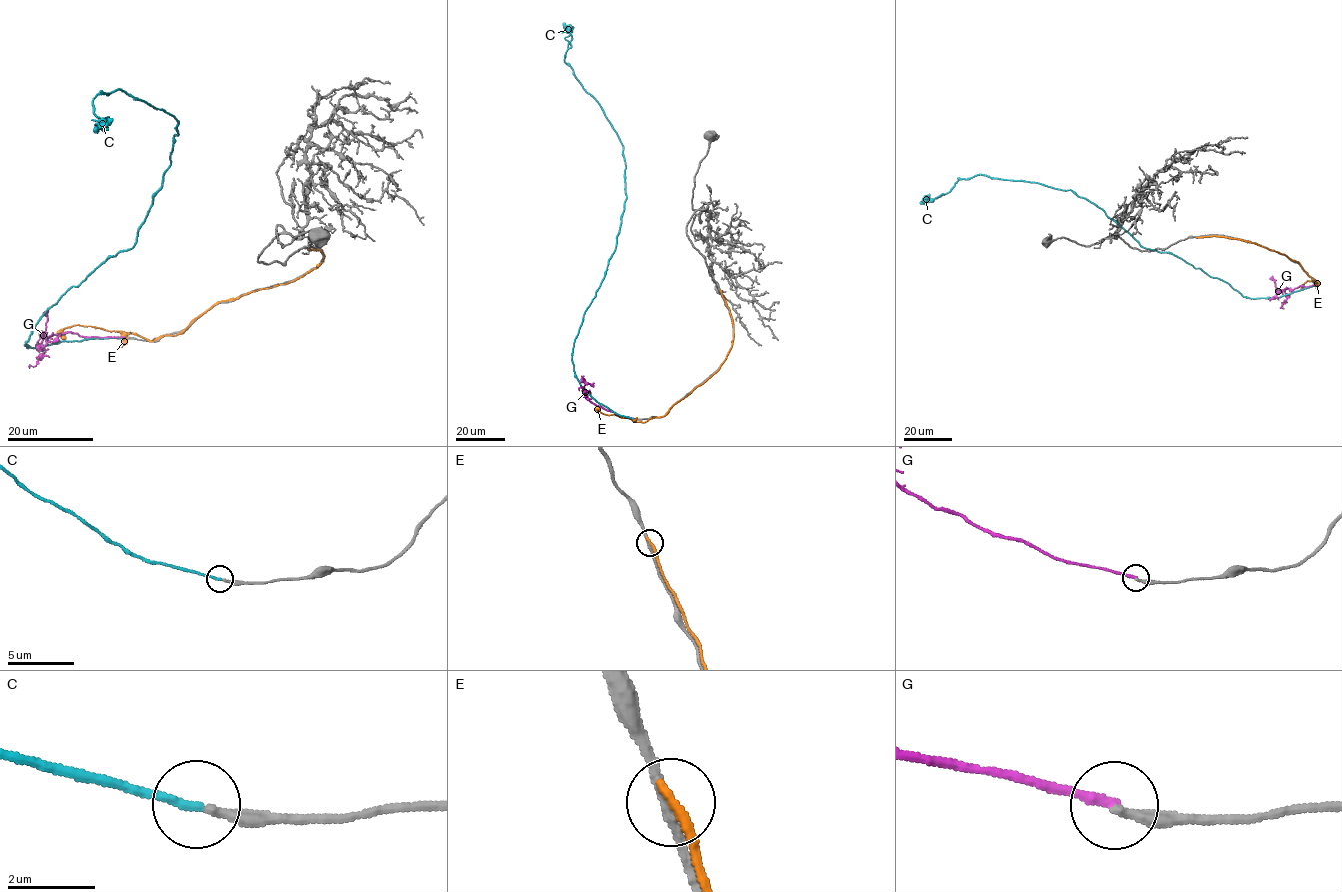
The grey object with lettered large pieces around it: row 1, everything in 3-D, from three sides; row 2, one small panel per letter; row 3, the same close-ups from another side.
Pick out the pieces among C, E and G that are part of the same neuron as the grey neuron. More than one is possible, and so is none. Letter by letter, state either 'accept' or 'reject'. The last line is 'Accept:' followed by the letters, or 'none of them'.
C: accept
E: reject
G: reject
Accept: C

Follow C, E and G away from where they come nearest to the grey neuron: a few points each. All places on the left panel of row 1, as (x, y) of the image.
C: (122, 337), (25, 343), (71, 287), (134, 246), (178, 123), (115, 89), (92, 100), (107, 123), (95, 130)
E: (308, 249), (324, 257), (317, 268), (221, 300), (176, 335), (150, 340), (77, 325), (63, 330), (64, 339)
G: (123, 337), (42, 334), (42, 355), (29, 368)

